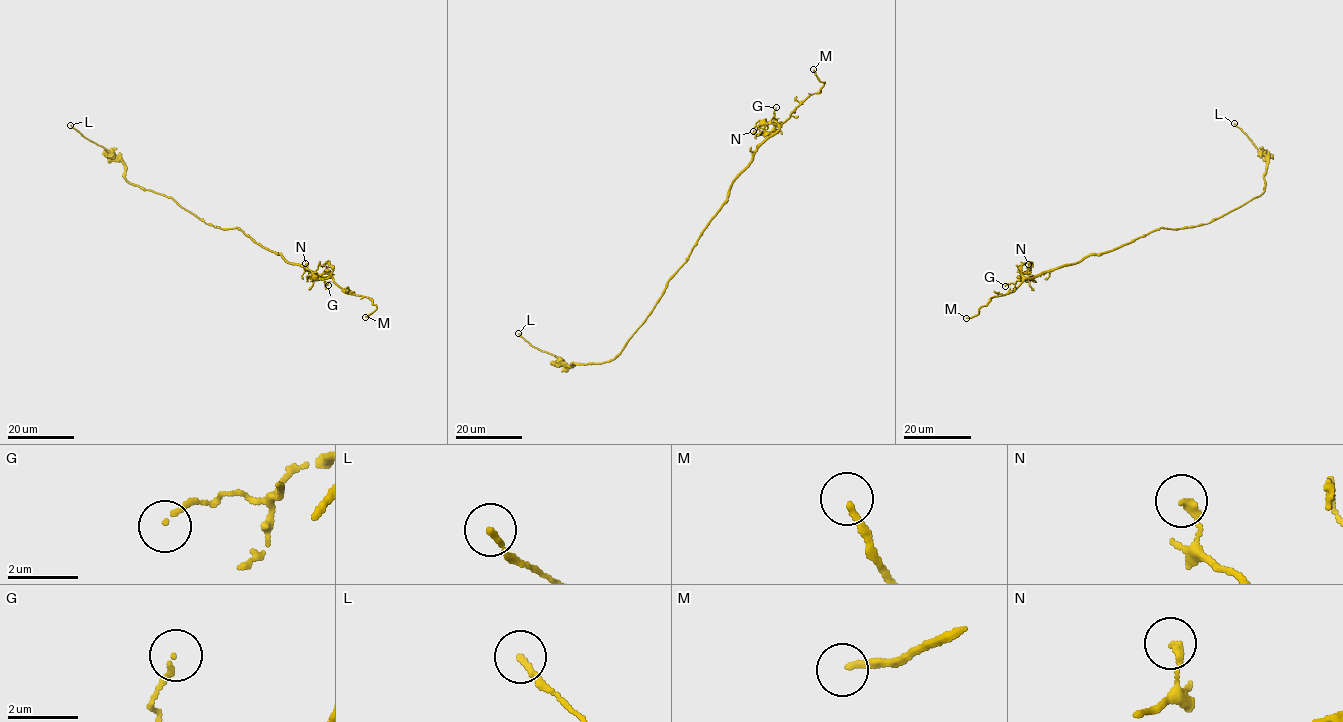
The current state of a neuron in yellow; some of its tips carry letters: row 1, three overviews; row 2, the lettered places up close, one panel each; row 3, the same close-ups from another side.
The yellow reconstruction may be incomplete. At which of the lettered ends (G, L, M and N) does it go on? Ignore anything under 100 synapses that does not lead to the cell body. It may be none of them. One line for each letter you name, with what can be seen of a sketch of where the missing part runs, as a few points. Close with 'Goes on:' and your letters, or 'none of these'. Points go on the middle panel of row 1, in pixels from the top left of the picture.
Goes on: M

